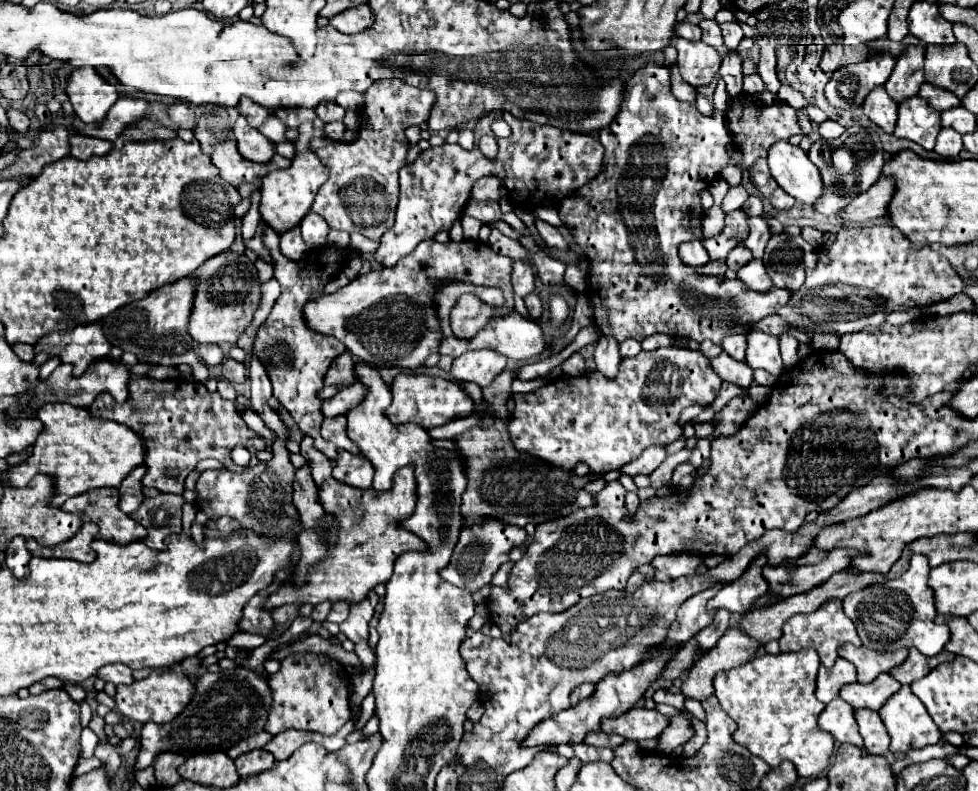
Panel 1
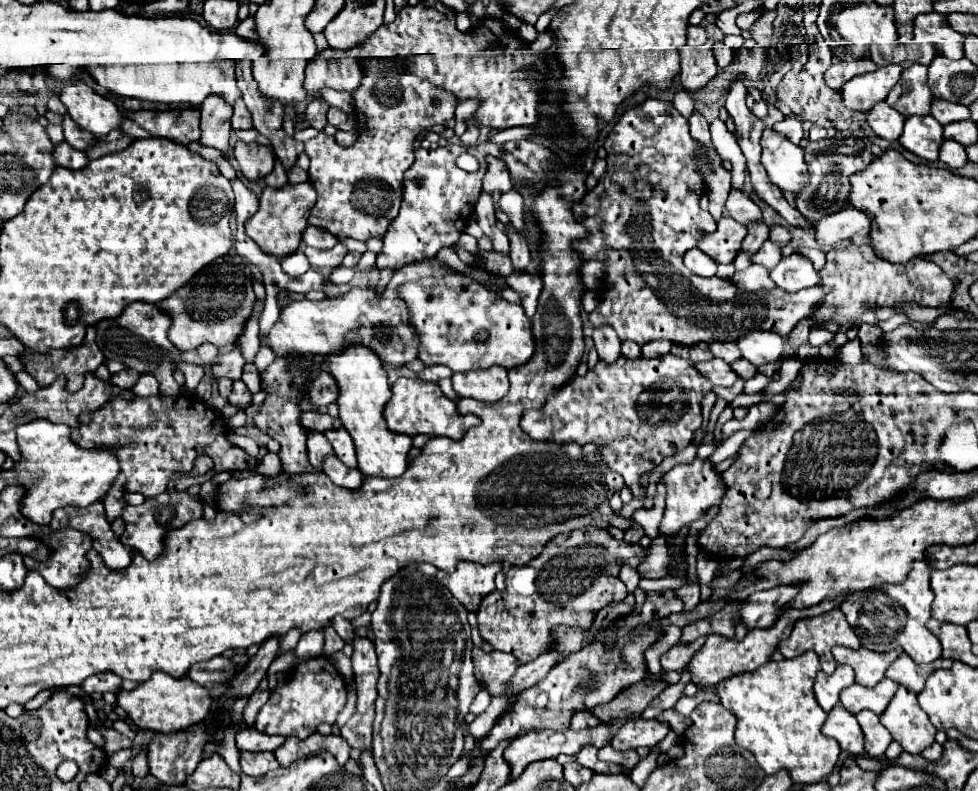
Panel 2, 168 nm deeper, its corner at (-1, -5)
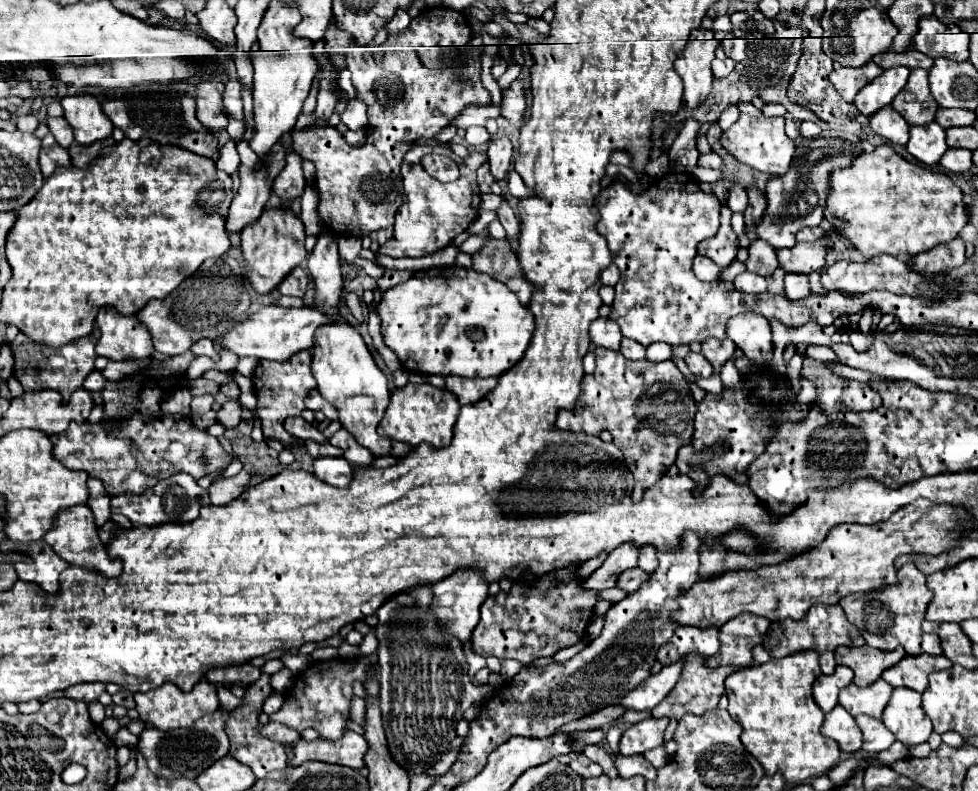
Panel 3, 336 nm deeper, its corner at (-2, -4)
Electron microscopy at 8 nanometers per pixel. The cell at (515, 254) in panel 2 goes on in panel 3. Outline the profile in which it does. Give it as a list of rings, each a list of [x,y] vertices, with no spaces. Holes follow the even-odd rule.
[[[504,201],[500,207],[498,207],[498,211],[496,211],[496,215],[498,215],[498,219],[500,219],[500,223],[502,223],[502,227],[506,229],[506,233],[508,233],[508,237],[518,237],[518,229],[520,229],[520,225],[518,225],[518,219],[516,219],[516,215],[514,215],[514,211],[510,209],[510,205],[508,205],[508,201]]]

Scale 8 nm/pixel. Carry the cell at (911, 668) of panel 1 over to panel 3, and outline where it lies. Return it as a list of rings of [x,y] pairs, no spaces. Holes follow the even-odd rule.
[[[906,655],[900,663],[886,669],[882,679],[892,687],[908,687],[922,693],[928,687],[928,675],[934,671],[934,657],[932,655]]]

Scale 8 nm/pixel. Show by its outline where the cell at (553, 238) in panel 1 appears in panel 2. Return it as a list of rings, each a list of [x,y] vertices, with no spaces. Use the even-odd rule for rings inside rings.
[[[509,190],[501,196],[501,202],[499,202],[501,210],[511,218],[511,224],[519,230],[523,230],[527,226],[525,222],[525,200],[523,196],[517,192],[517,190]]]

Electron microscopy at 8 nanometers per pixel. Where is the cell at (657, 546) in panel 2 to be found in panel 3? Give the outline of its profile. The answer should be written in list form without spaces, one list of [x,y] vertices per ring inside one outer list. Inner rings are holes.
[[[634,567],[634,569],[626,569],[626,571],[618,577],[616,587],[620,587],[620,589],[626,591],[626,593],[634,593],[634,591],[638,591],[638,587],[640,587],[644,581],[648,581],[648,575],[646,575],[640,567]]]

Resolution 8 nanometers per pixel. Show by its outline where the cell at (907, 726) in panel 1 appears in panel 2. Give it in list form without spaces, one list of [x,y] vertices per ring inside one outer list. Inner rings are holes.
[[[899,686],[893,702],[889,702],[885,712],[881,714],[881,724],[909,754],[921,754],[935,742],[937,728],[921,710],[917,694],[907,690],[905,686]]]

